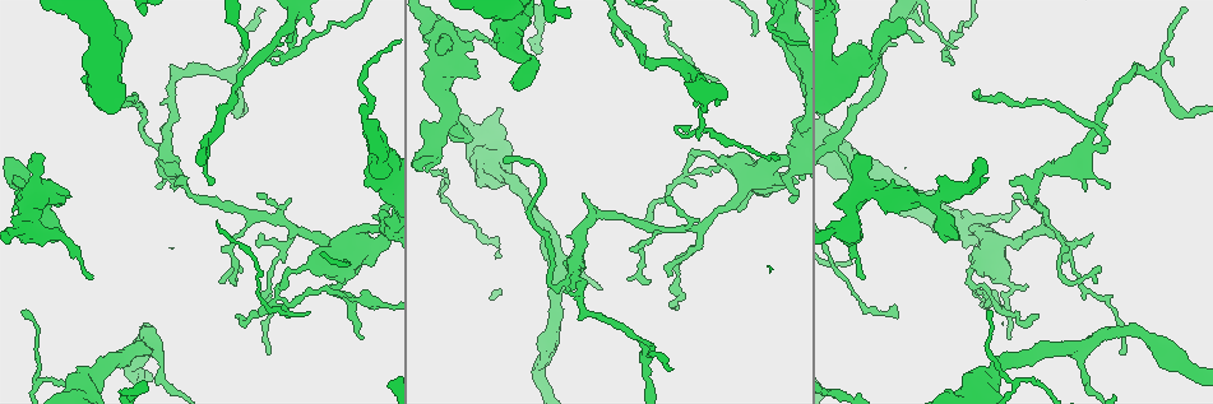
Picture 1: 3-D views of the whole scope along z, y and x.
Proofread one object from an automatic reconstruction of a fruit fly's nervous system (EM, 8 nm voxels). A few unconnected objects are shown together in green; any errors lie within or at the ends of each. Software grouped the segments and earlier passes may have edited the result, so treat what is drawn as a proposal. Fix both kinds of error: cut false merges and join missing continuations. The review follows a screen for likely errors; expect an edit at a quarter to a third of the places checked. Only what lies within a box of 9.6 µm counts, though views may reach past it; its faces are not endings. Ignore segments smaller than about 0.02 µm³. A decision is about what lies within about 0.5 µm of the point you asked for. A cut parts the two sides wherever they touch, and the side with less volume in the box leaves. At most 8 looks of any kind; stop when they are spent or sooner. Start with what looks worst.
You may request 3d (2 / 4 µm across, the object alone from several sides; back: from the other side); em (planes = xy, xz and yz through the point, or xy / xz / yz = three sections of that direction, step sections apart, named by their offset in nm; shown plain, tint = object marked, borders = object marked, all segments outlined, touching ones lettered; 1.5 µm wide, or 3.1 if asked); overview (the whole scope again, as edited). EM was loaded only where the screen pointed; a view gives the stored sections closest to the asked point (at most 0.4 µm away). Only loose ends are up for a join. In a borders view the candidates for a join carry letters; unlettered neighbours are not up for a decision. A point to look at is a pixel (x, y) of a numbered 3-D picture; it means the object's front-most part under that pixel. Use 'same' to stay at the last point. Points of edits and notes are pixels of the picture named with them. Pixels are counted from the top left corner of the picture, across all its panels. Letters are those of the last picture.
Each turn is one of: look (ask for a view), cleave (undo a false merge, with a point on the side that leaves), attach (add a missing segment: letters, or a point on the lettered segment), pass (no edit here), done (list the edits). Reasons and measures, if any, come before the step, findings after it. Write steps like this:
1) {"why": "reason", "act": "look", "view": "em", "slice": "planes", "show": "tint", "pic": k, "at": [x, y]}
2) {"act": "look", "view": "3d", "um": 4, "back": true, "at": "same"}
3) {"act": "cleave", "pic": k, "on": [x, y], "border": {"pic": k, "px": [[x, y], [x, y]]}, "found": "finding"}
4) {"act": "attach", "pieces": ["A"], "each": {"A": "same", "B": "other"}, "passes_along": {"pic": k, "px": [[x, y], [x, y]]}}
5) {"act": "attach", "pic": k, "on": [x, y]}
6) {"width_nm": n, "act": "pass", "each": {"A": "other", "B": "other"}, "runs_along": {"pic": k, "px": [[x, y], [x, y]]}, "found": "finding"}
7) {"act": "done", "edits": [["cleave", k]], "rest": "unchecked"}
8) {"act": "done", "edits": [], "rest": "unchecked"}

{"why": "free end", "act": "look", "view": "em", "slice": "xy", "step": 4, "show": "borders", "pic": 1, "at": [1109, 185]}

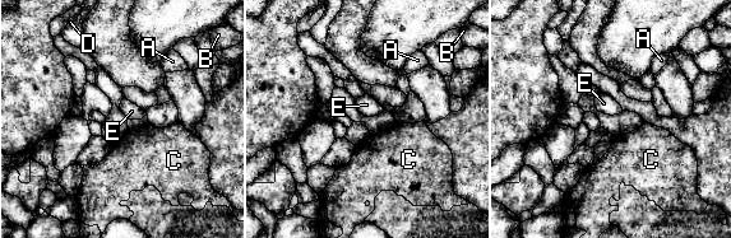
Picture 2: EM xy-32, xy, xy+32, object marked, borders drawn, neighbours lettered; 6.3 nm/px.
{"why": "cut it another way", "act": "look", "view": "em", "slice": "planes", "show": "borders", "at": "same"}

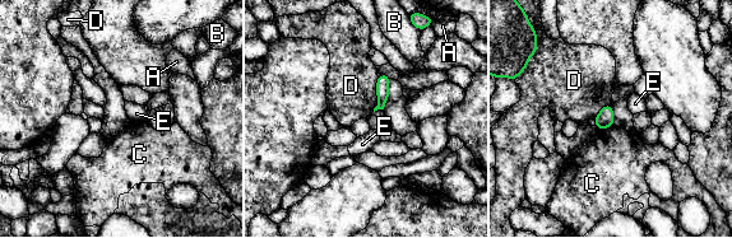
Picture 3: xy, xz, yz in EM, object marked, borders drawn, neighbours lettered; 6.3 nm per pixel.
{"act": "pass", "each": {"A": "other", "B": "other", "C": "other", "D": "other", "E": "other"}, "border": {"pic": 3, "px": [[380, 74], [373, 111]]}, "found": "none of them fits"}

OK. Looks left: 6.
{"why": "thin end", "act": "look", "view": "em", "slice": "xy", "step": 8, "show": "tint", "pic": 1, "at": [1007, 334]}

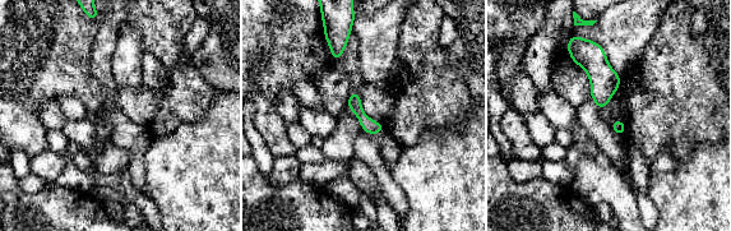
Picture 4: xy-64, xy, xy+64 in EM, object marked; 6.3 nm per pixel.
{"why": "cut it another way", "act": "look", "view": "em", "slice": "planes", "show": "borders", "at": "same"}

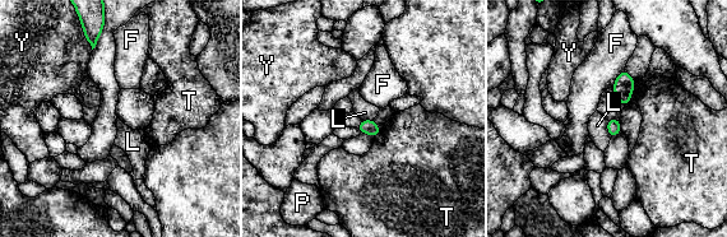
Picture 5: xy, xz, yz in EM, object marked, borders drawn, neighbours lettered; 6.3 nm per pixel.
{"act": "pass", "each": {"F": "other", "L": "other", "P": "other", "T": "other", "Y": "other"}, "border": {"pic": 5, "px": [[606, 120], [606, 130], [611, 136]]}, "found": "no lettered segment goes on from it"}

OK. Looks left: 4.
{"why": "tapers out", "act": "look", "view": "em", "slice": "xz", "step": 4, "show": "plain", "pic": 1, "at": [173, 185]}

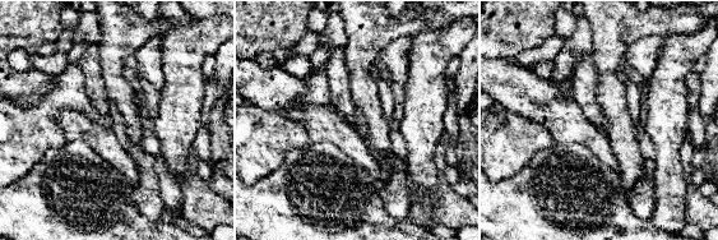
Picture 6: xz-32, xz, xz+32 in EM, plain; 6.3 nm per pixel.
{"act": "look", "view": "em", "slice": "xz", "step": 4, "show": "tint", "at": "same"}

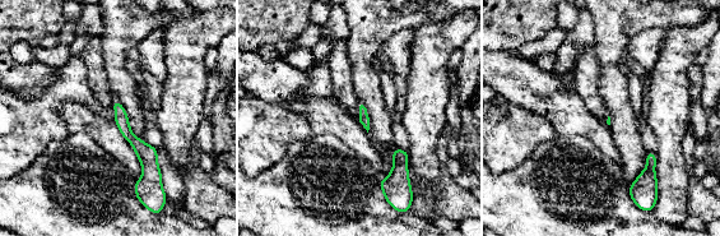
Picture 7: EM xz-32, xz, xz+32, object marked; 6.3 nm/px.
{"why": "what lies round it", "act": "look", "view": "em", "slice": "xz", "step": 4, "show": "borders", "at": "same"}

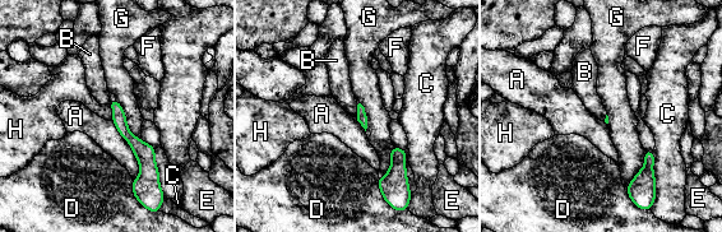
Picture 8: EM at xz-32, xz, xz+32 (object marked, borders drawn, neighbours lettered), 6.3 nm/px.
{"act": "pass", "each": {"A": "other", "B": "other", "C": "other", "D": "other", "E": "other", "F": "other", "G": "other", "H": "other"}, "border": {"pic": 8, "px": [[357, 105], [355, 116]]}, "found": "none of them fits"}

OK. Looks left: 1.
{"act": "done", "edits": [], "rest": "unchecked"}

